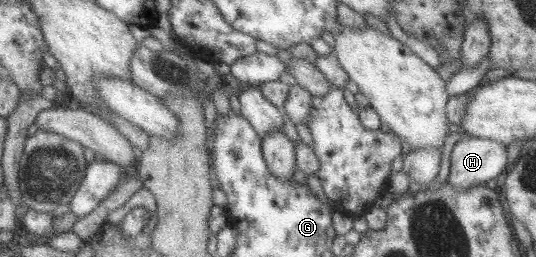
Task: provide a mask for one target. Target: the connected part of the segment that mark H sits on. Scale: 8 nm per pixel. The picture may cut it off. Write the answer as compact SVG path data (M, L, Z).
M458 137L450 152L450 172L446 184L462 191L496 179L506 168L506 149L500 142Z

